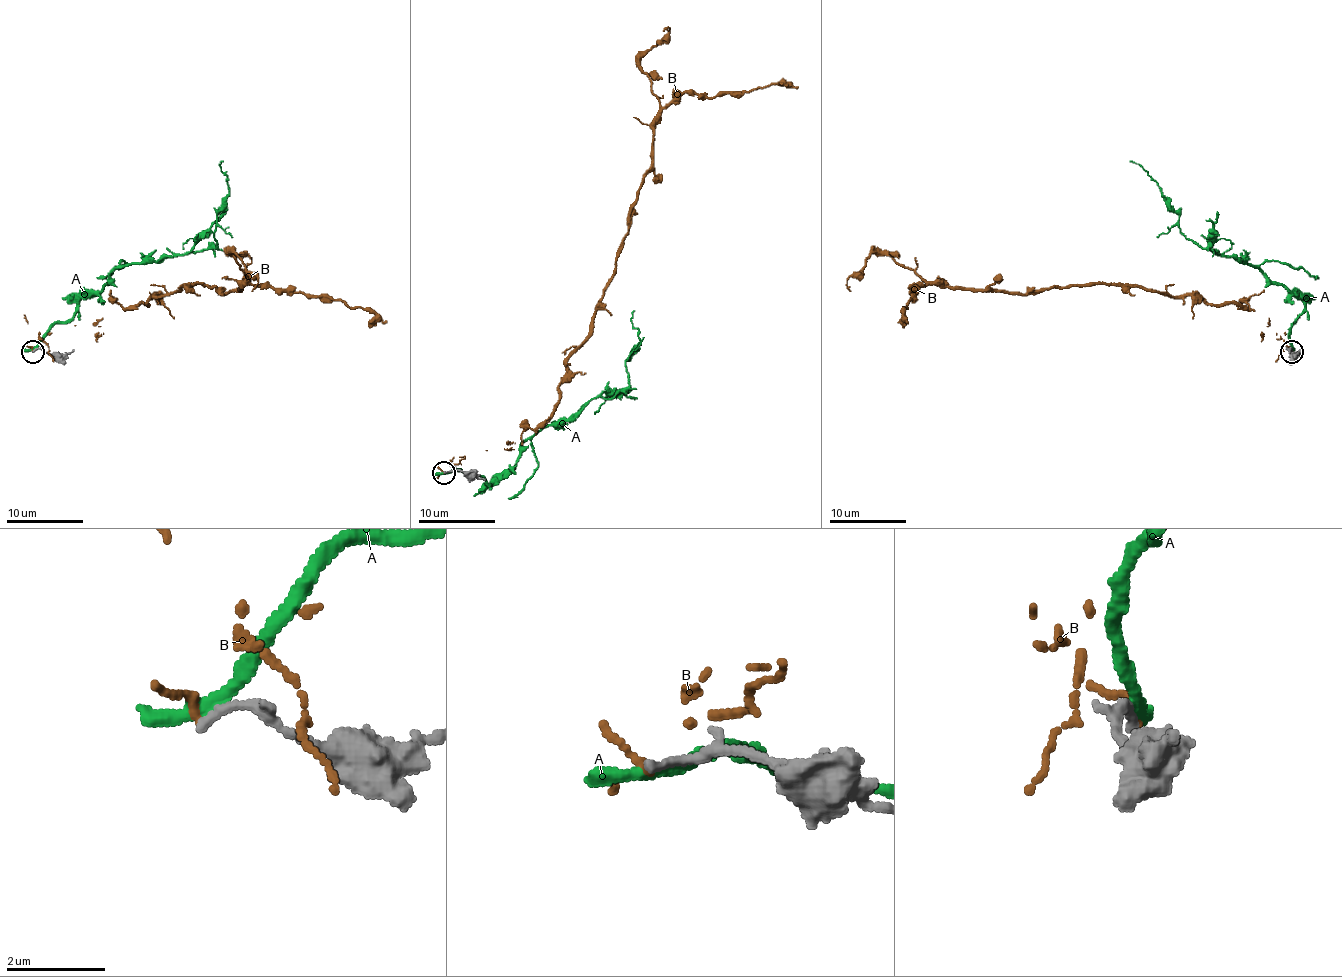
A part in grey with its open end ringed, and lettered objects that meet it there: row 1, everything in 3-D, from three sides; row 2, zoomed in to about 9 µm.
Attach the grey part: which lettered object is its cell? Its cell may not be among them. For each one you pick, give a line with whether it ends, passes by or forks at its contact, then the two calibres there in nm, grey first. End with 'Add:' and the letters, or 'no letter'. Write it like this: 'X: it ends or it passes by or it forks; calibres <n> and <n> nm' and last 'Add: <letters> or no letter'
Add: no letter

